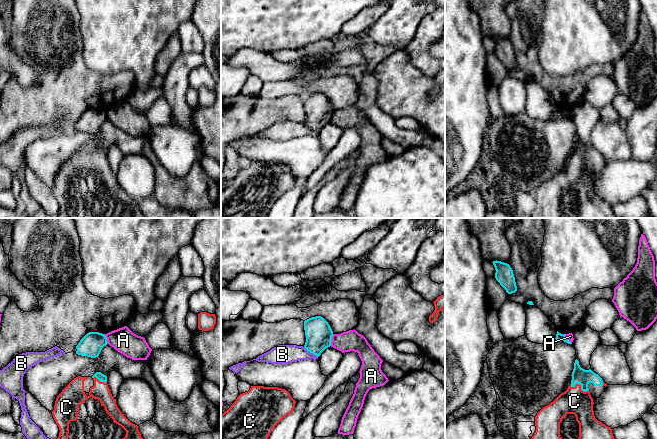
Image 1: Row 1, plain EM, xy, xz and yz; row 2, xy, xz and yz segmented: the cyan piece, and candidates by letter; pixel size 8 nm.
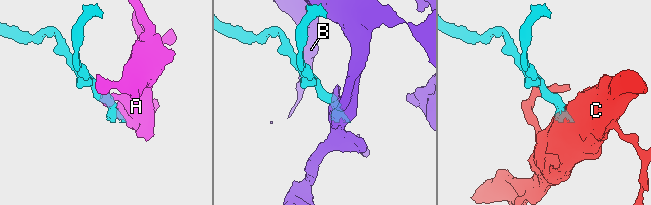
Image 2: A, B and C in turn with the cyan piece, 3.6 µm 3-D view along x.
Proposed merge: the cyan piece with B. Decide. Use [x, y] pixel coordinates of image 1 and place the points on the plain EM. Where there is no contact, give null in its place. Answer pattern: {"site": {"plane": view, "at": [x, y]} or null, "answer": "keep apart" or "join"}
{"site": {"plane": "xz", "at": [310, 128]}, "answer": "keep apart"}

